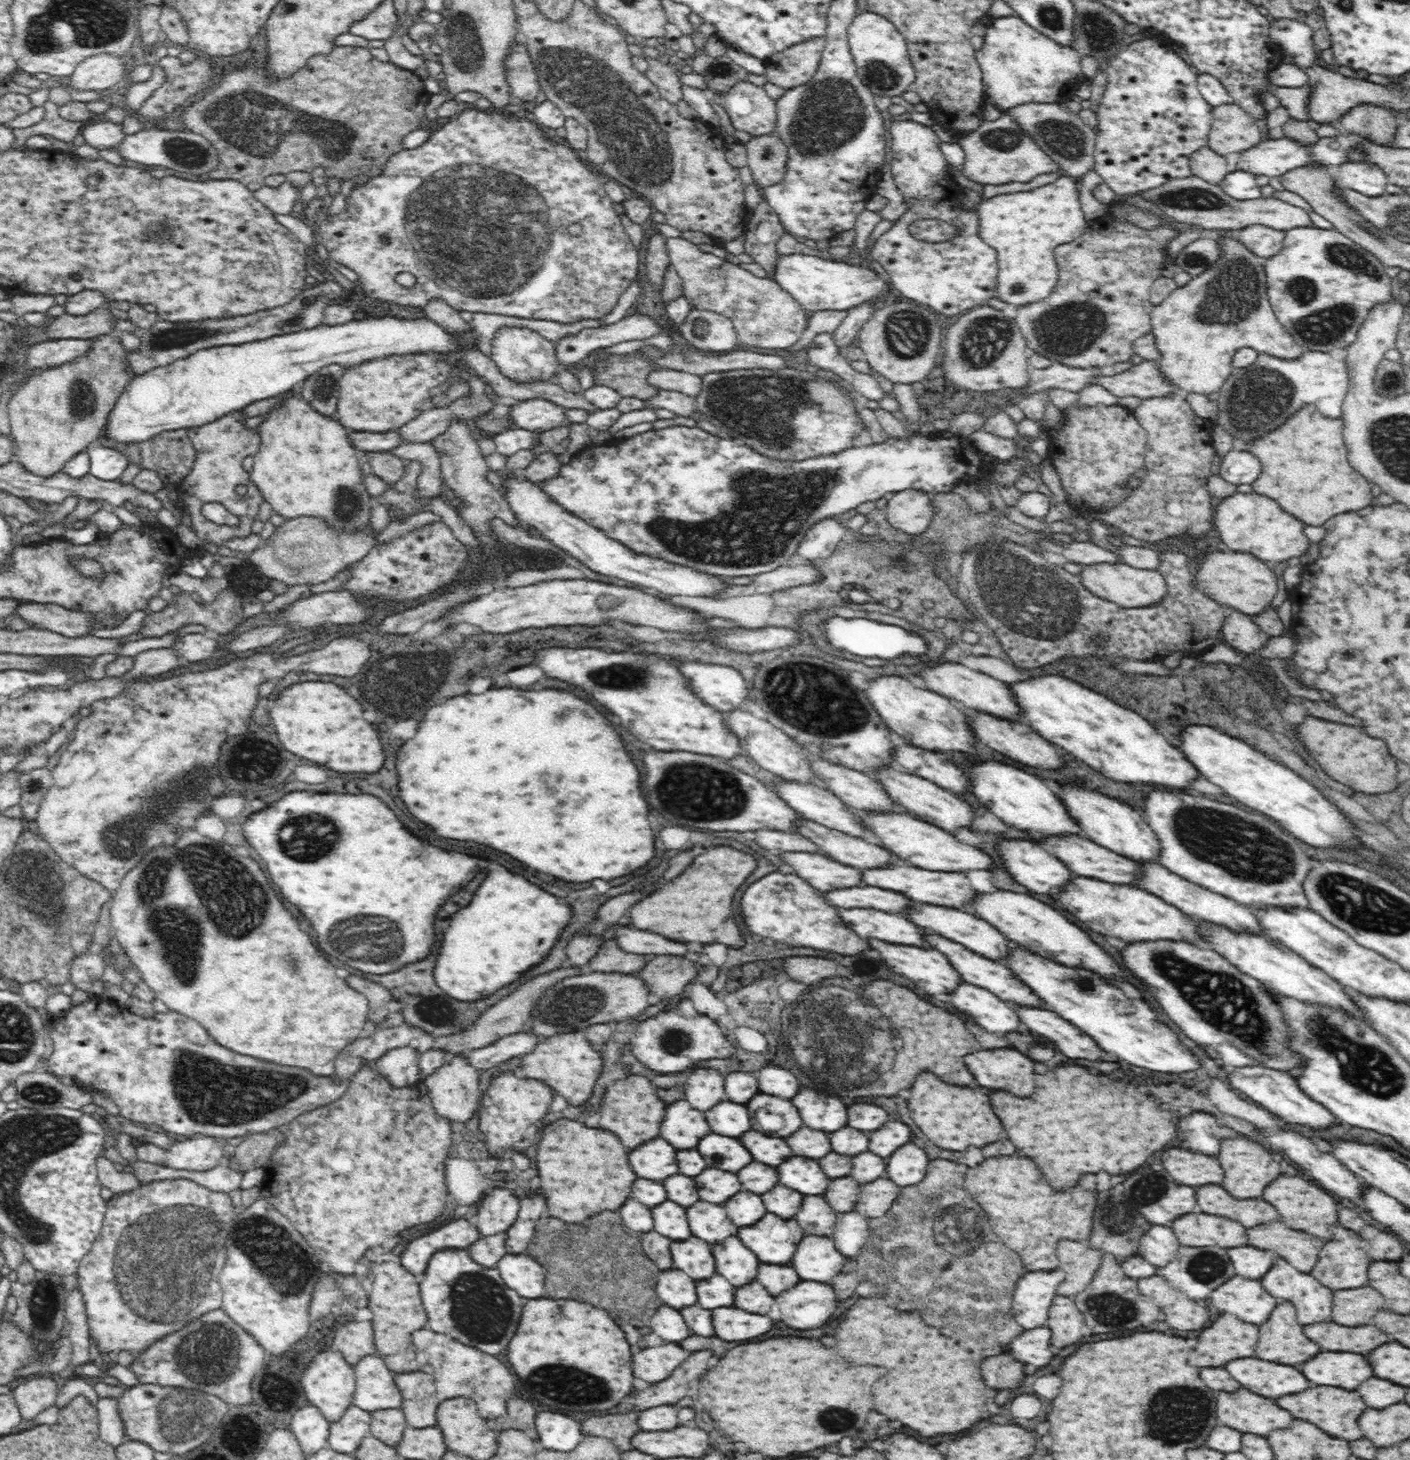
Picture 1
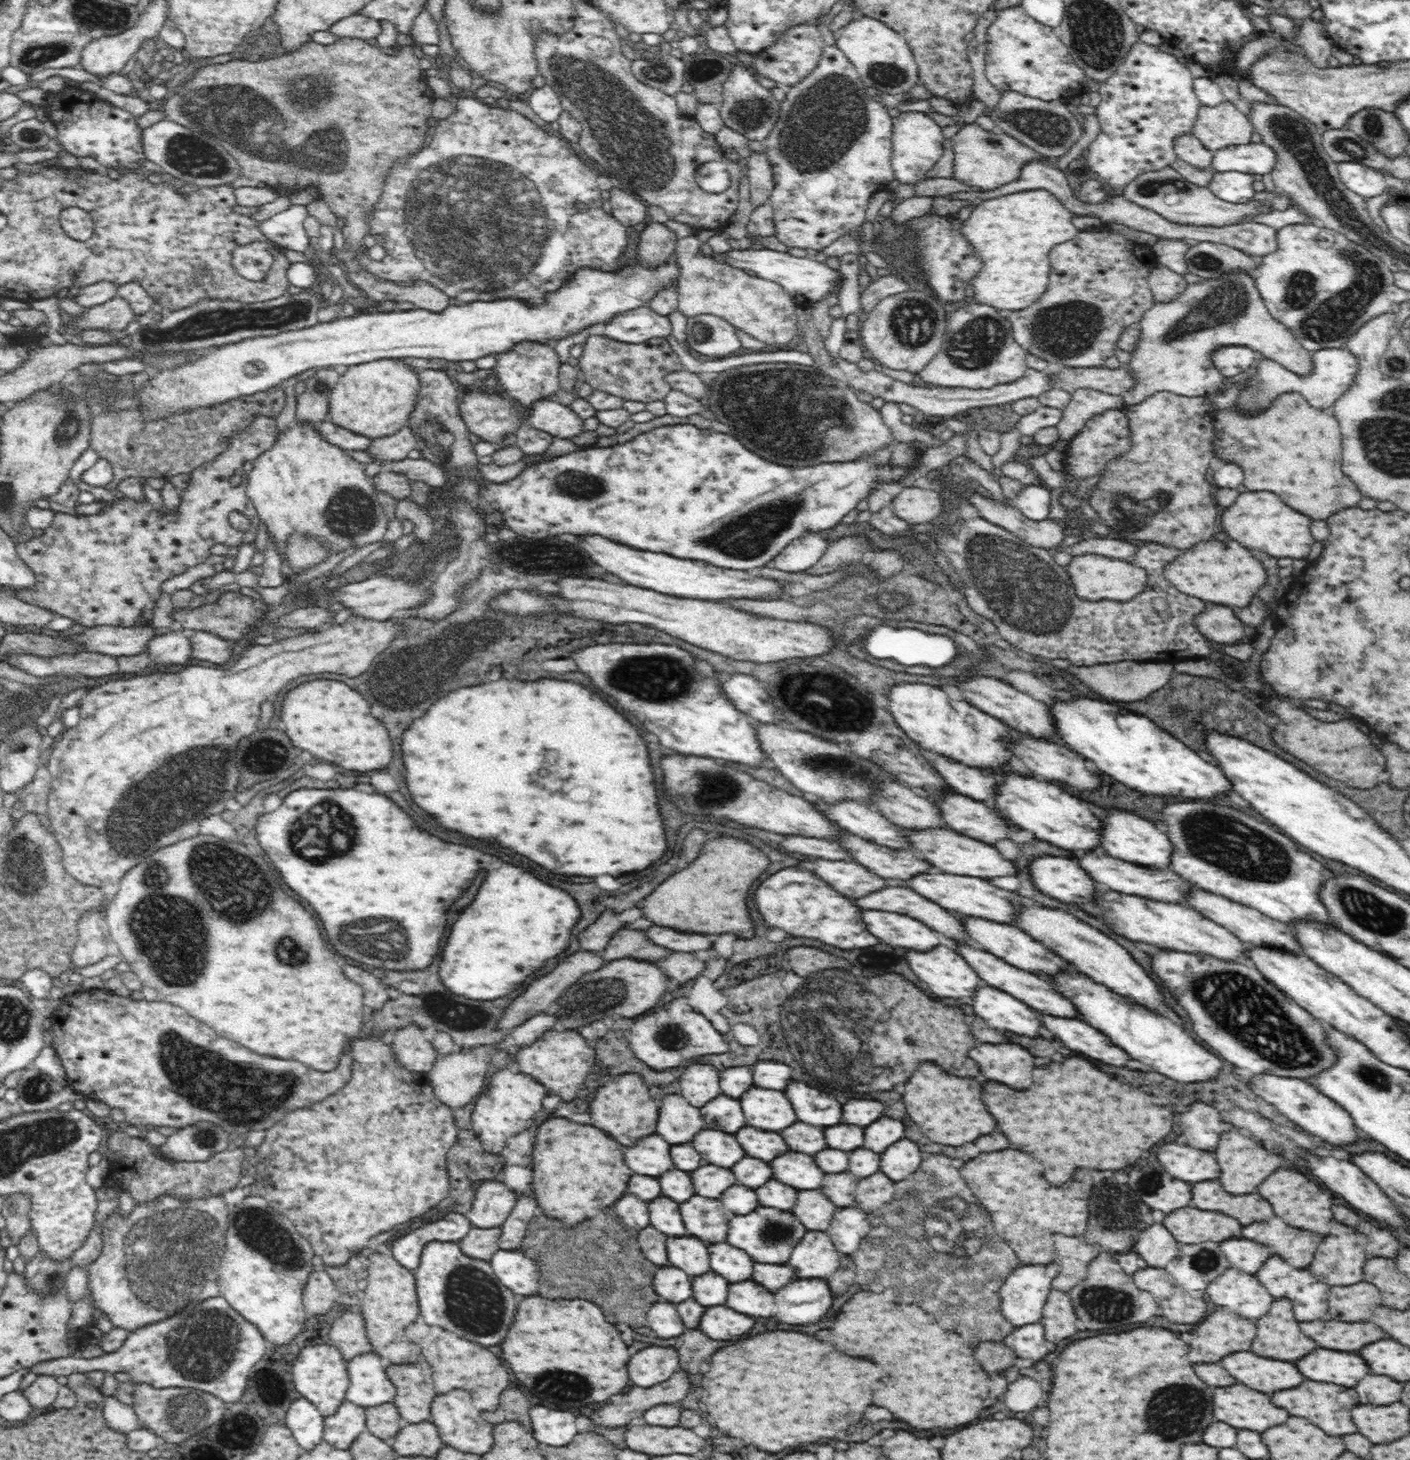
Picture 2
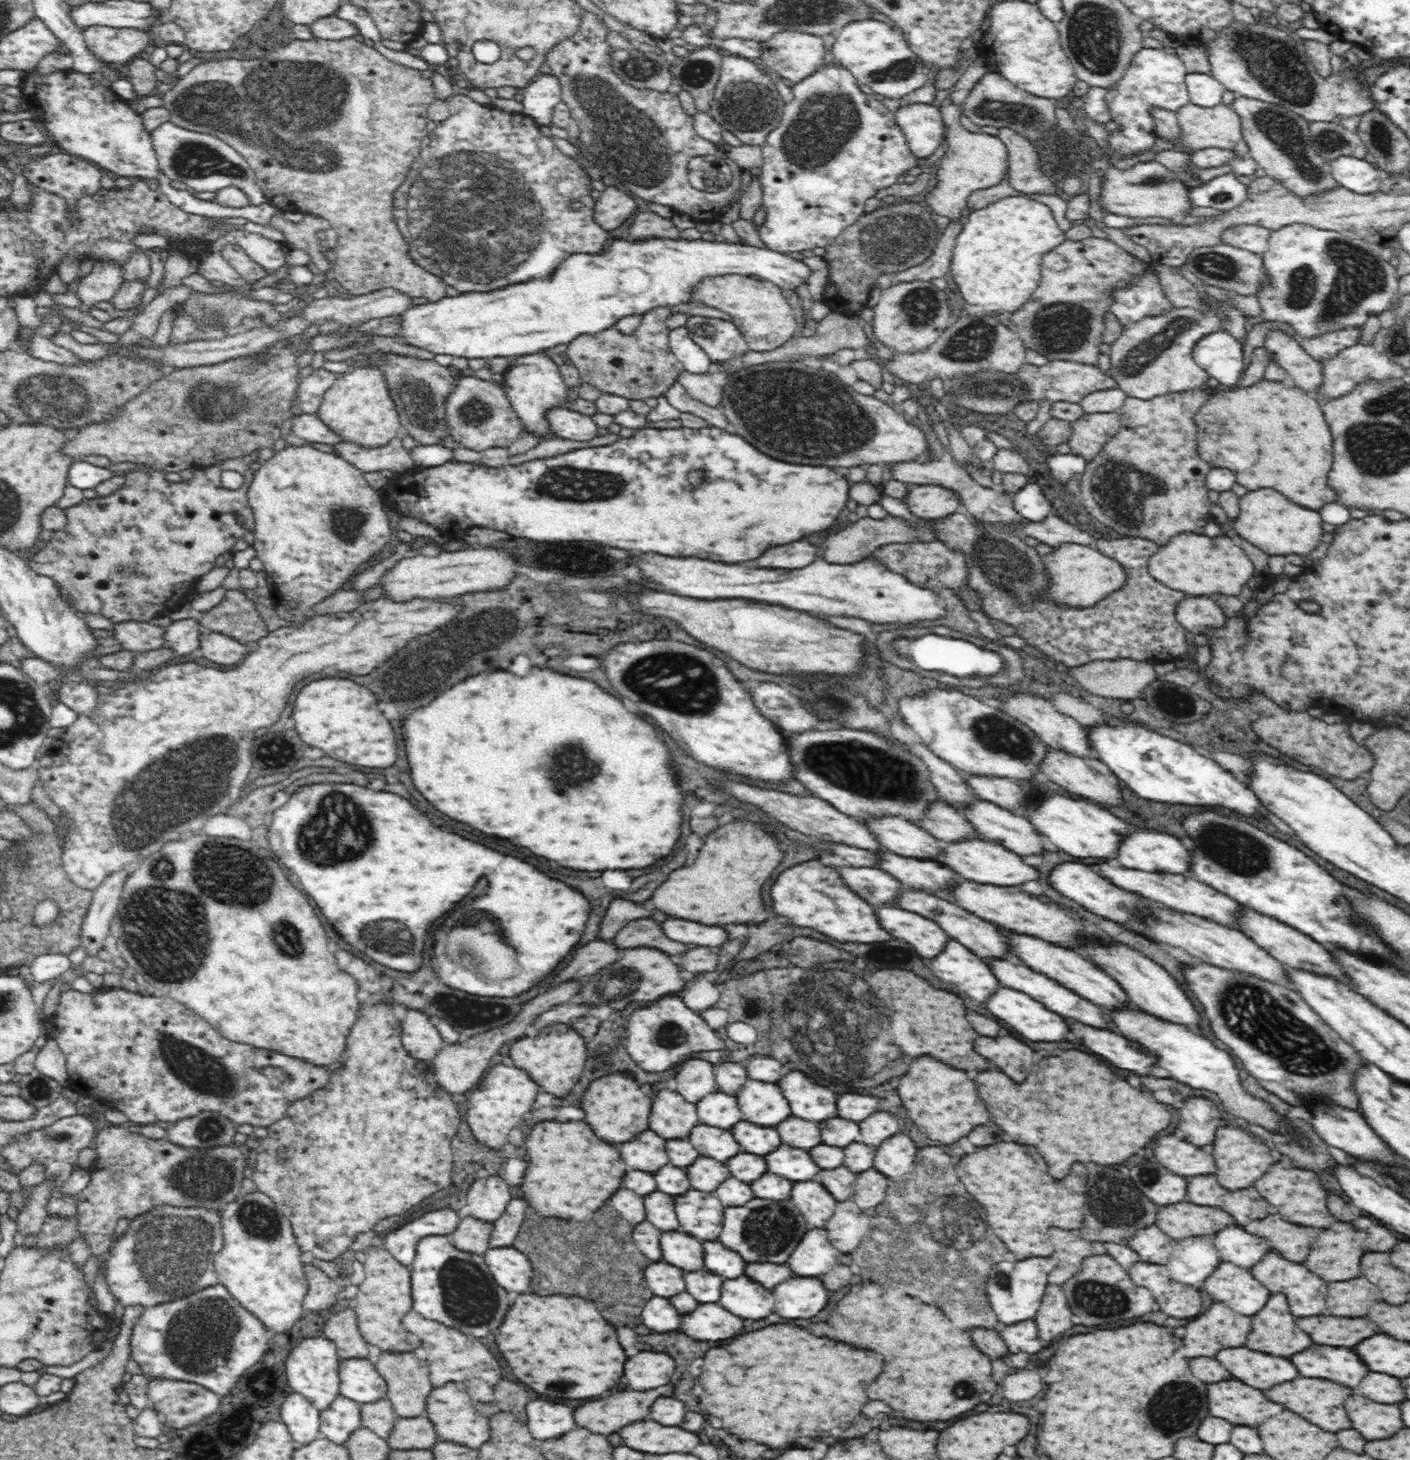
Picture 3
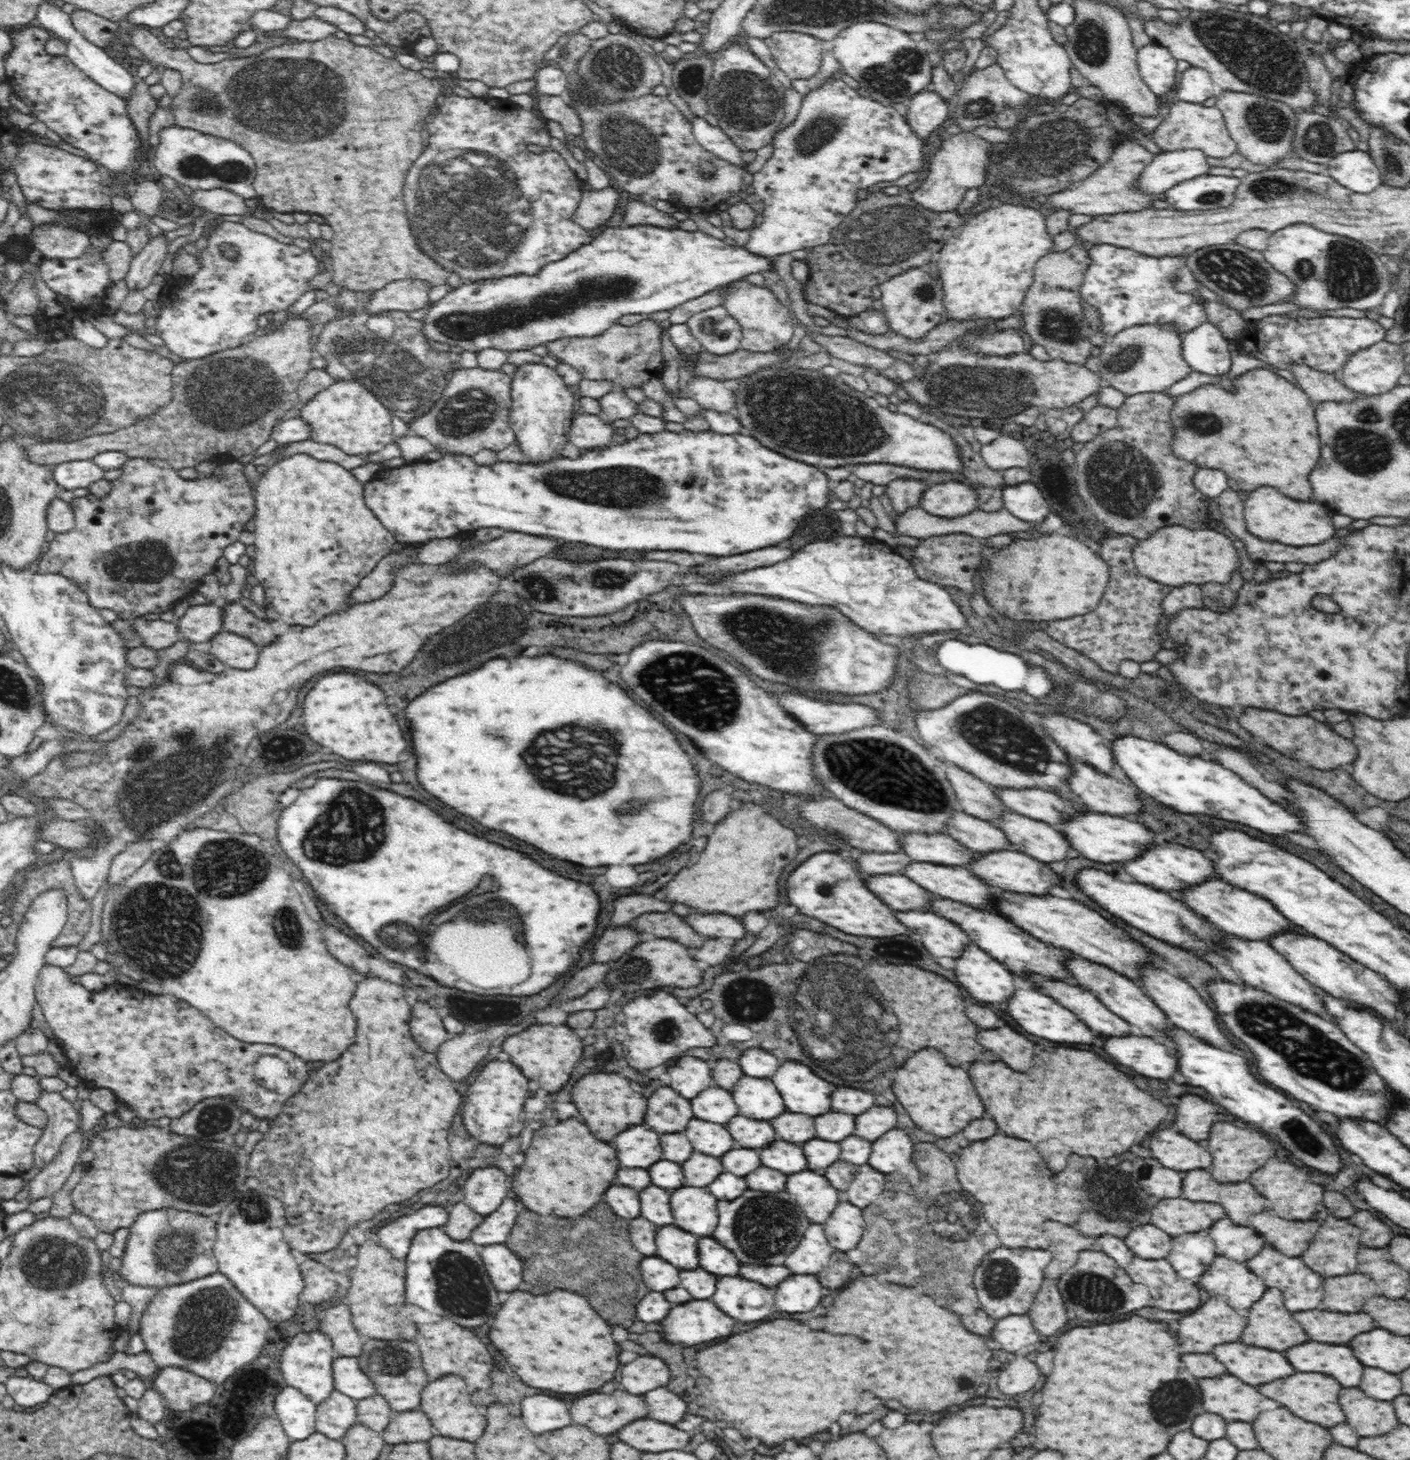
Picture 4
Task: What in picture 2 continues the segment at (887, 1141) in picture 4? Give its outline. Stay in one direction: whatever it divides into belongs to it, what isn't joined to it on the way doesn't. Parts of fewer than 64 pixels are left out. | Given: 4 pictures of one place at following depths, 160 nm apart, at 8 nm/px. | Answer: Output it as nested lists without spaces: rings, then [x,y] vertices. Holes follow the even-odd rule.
[[[900,1140],[888,1152],[880,1154],[880,1171],[896,1183],[906,1180],[920,1168],[922,1152],[910,1140]]]

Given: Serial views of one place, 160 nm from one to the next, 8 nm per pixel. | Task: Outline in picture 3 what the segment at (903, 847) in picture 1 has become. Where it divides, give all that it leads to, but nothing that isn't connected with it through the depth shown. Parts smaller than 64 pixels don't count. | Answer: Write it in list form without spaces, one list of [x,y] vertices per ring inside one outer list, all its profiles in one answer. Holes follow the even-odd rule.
[[[964,839],[952,844],[944,854],[944,864],[950,866],[954,872],[962,874],[964,878],[980,882],[980,884],[1018,886],[1018,884],[1040,878],[1038,870],[1024,864],[1024,860],[1018,854],[1014,854],[1014,852],[1010,852],[1010,850],[998,846],[998,844],[988,844],[988,842],[982,842],[982,840]]]

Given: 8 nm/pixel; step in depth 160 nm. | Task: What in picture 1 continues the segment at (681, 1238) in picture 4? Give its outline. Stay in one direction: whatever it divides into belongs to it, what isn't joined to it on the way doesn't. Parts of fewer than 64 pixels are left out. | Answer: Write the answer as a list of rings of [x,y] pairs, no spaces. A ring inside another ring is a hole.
[[[688,1238],[684,1241],[672,1241],[670,1244],[670,1254],[674,1268],[684,1271],[694,1280],[704,1280],[714,1274],[714,1258],[712,1258],[712,1248],[698,1240],[698,1238]]]

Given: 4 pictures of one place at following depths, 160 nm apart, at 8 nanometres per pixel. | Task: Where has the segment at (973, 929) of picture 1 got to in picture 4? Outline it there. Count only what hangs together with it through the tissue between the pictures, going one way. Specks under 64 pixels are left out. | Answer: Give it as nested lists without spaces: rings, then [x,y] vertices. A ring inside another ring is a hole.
[[[1080,956],[1070,959],[1066,967],[1069,967],[1070,975],[1073,975],[1078,984],[1084,988],[1084,990],[1090,990],[1094,992],[1102,1004],[1112,1010],[1114,1014],[1118,1014],[1120,1018],[1124,1018],[1126,1022],[1134,1024],[1142,1030],[1144,1036],[1150,1036],[1150,1038],[1160,1040],[1164,1045],[1174,1047],[1174,1042],[1169,1036],[1170,1022],[1166,1019],[1165,1014],[1161,1011],[1149,995],[1140,986],[1139,982],[1136,982],[1128,977],[1114,972],[1114,969],[1109,969],[1107,966],[1096,964],[1094,961],[1082,959]]]

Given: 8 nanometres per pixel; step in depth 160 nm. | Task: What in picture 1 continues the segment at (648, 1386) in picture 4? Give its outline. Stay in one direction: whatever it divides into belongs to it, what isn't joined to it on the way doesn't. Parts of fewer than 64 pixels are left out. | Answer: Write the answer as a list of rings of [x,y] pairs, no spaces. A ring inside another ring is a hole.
[[[666,1344],[666,1346],[650,1346],[634,1354],[632,1358],[632,1370],[636,1378],[642,1378],[648,1384],[666,1380],[674,1368],[680,1366],[690,1356],[690,1352],[682,1350],[676,1344]]]

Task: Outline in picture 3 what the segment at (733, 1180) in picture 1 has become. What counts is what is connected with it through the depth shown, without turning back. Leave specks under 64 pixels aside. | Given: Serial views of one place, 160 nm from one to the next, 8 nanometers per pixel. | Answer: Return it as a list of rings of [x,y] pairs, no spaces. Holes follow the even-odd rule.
[[[704,1156],[696,1158],[688,1168],[684,1169],[690,1181],[690,1188],[702,1192],[715,1192],[726,1178],[730,1178],[730,1172],[724,1164],[718,1164],[716,1160]]]

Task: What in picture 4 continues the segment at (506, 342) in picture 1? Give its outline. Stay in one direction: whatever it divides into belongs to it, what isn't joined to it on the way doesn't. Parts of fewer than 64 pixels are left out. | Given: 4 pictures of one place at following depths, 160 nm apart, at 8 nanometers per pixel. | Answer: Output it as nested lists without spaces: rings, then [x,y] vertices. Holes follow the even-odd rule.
[[[543,363],[519,366],[511,380],[511,399],[509,424],[514,431],[515,442],[529,462],[540,465],[564,457],[562,450],[569,442],[569,426],[578,410],[574,394],[556,369]]]

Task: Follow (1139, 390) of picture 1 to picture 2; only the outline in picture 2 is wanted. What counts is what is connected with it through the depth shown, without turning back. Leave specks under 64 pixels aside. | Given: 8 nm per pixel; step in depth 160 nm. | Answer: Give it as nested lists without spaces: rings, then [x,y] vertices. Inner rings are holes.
[[[1122,366],[1119,369],[1104,367],[1064,367],[1050,375],[1053,388],[1072,394],[1076,389],[1089,388],[1106,394],[1121,395],[1134,387],[1134,378]]]

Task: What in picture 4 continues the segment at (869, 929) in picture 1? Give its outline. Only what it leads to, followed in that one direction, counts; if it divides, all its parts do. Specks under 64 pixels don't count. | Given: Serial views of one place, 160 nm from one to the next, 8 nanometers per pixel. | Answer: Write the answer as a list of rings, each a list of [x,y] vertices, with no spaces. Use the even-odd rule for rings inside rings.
[[[898,912],[896,918],[922,936],[922,944],[932,956],[954,958],[962,952],[962,944],[966,947],[970,944],[970,939],[962,936],[954,924],[942,920],[942,916],[934,916],[932,912]]]

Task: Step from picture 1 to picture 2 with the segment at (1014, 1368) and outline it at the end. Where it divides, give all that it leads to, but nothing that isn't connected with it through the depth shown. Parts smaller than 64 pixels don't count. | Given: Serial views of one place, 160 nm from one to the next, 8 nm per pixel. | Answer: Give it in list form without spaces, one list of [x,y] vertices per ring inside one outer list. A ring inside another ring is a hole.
[[[985,1340],[980,1341],[974,1352],[976,1360],[982,1364],[986,1372],[1002,1373],[1006,1368],[1010,1368],[1016,1360],[1016,1353],[1003,1341]]]

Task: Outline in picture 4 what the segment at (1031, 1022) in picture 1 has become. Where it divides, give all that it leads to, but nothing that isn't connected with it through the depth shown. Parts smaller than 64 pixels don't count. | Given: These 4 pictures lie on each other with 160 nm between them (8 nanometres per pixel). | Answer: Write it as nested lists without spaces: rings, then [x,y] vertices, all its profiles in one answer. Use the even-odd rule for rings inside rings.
[[[1126,1036],[1126,1038],[1108,1038],[1104,1040],[1106,1042],[1106,1052],[1120,1064],[1136,1070],[1138,1074],[1144,1074],[1148,1078],[1172,1078],[1172,1074],[1176,1074],[1178,1068],[1174,1068],[1174,1062],[1178,1062],[1178,1058],[1172,1058],[1172,1056],[1178,1056],[1173,1051],[1168,1052],[1168,1048],[1172,1050],[1168,1045],[1164,1045],[1161,1042],[1156,1042],[1156,1039],[1146,1038],[1146,1036]]]

